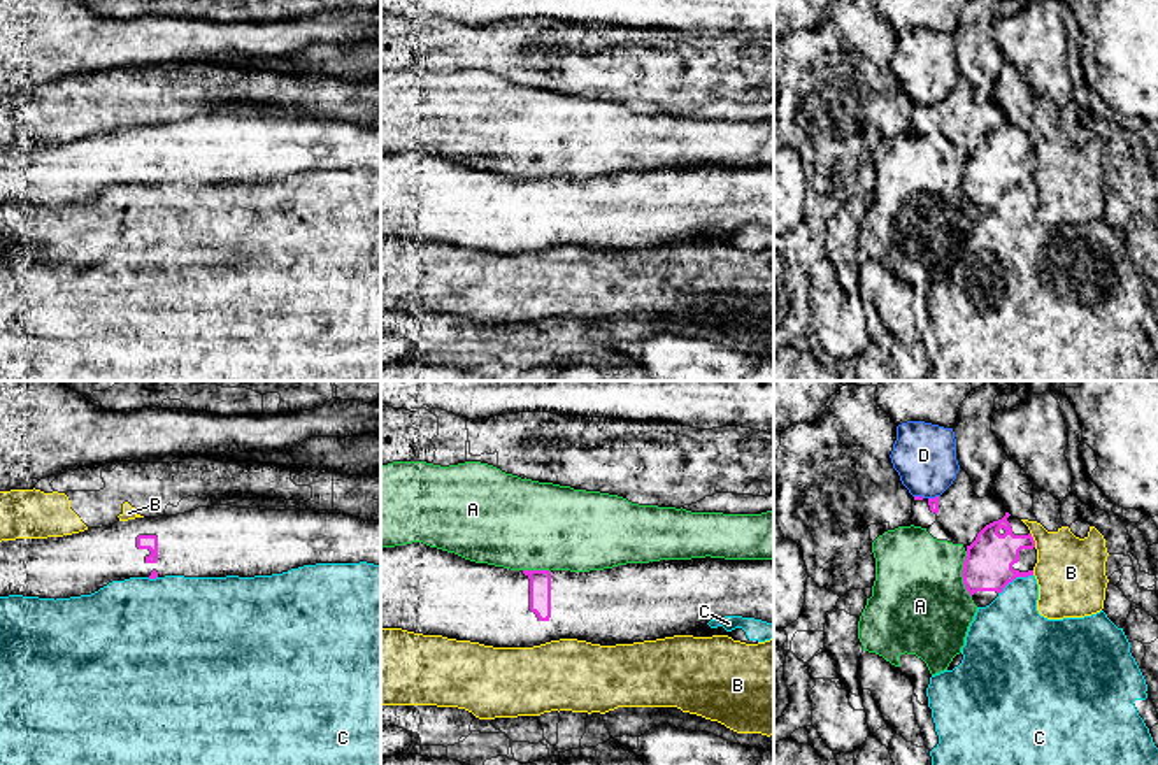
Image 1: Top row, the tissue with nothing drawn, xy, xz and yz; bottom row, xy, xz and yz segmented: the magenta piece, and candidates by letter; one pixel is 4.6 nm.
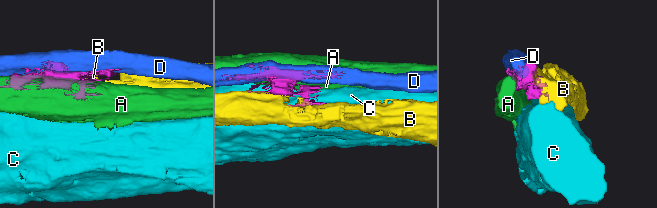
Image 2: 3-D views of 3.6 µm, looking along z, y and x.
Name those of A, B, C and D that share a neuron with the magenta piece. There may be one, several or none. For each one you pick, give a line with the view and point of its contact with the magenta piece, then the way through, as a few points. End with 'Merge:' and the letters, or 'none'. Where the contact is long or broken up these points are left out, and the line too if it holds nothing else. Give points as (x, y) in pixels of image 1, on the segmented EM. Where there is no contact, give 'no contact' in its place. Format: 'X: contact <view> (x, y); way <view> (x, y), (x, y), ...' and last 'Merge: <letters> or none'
Merge: none

